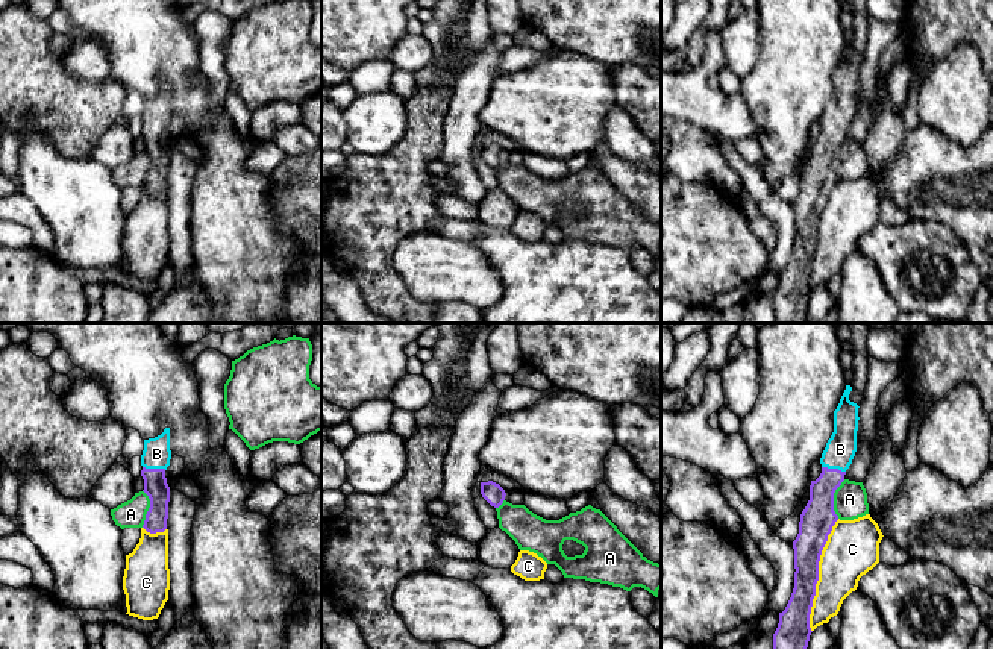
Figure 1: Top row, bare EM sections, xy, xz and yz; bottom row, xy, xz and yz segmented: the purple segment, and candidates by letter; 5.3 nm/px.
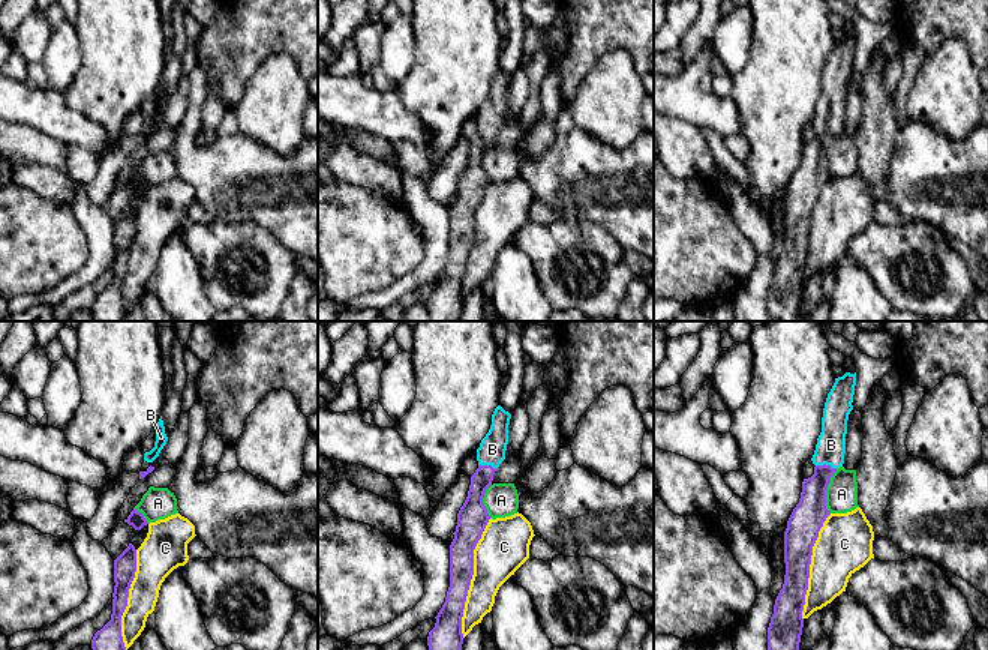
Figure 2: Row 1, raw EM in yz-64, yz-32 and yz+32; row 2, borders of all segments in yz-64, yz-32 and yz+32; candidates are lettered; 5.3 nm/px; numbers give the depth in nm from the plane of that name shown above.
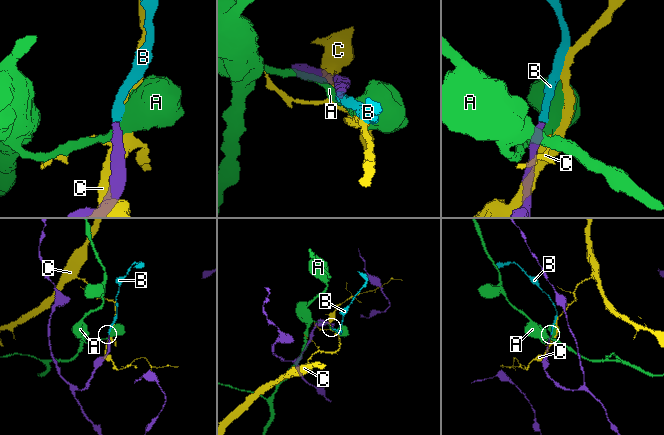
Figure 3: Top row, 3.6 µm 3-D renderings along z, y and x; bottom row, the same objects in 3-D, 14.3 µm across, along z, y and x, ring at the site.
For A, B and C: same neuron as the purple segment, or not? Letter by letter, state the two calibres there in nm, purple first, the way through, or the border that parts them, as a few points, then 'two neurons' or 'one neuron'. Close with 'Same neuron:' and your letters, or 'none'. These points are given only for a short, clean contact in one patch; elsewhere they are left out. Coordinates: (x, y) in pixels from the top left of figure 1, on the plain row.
A: 180 nm thick on the purple side, 180 nm on the other; border along yz (845, 140), (834, 153), (834, 173), (837, 178); two neurons
B: 160 nm thick on the purple side, 160 nm on the other; runs through yz (819, 173), (820, 152), (834, 129), (840, 109); one neuron
C: 160 nm thick on the purple side, 280 nm on the other; two neurons
Same neuron: B

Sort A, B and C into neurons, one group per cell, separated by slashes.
A / B / C

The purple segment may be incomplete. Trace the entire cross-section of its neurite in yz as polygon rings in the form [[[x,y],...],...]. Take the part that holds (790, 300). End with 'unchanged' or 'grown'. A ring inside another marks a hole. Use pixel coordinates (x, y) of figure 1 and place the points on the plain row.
[[[850,45],[840,59],[834,71],[834,92],[826,103],[822,114],[822,133],[810,146],[810,161],[800,174],[799,194],[793,202],[794,209],[794,249],[791,258],[782,273],[779,273],[779,284],[773,294],[773,311],[776,323],[807,323],[807,308],[811,296],[810,274],[813,259],[816,256],[816,244],[819,241],[819,221],[822,211],[828,202],[832,187],[838,180],[834,171],[834,153],[844,141],[846,130],[852,124],[857,112],[857,91],[858,91],[858,65],[849,61],[852,52]]] | grown

